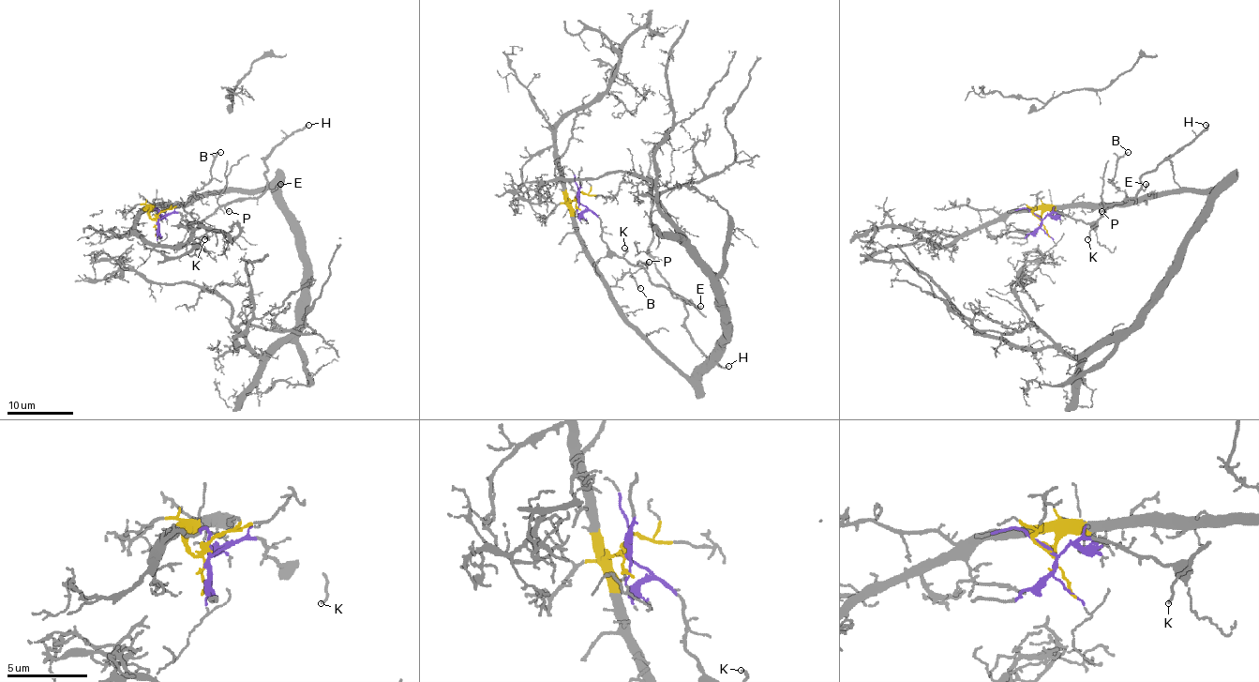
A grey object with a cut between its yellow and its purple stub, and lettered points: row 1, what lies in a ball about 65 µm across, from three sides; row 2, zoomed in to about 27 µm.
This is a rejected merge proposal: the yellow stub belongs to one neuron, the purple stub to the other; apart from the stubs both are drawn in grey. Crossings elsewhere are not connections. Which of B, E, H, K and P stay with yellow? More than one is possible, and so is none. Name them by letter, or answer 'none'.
B

